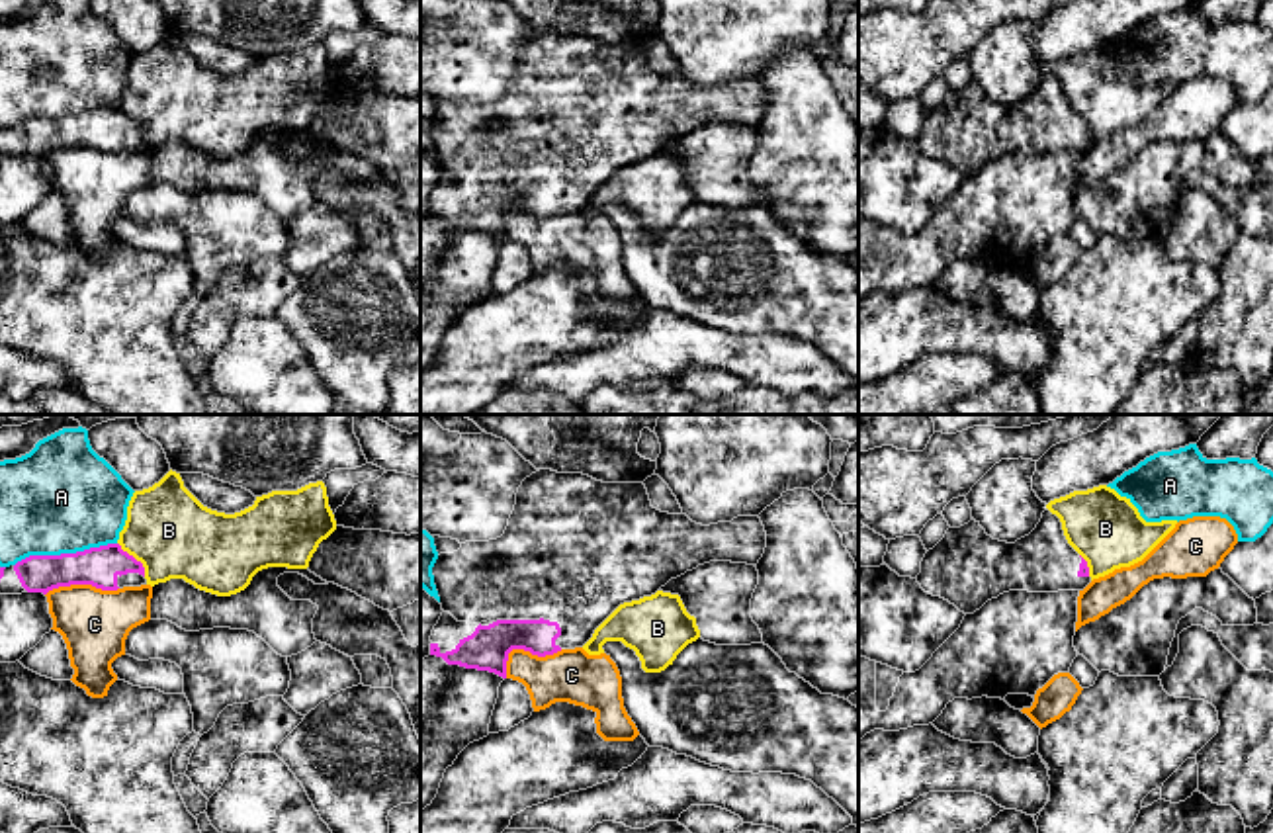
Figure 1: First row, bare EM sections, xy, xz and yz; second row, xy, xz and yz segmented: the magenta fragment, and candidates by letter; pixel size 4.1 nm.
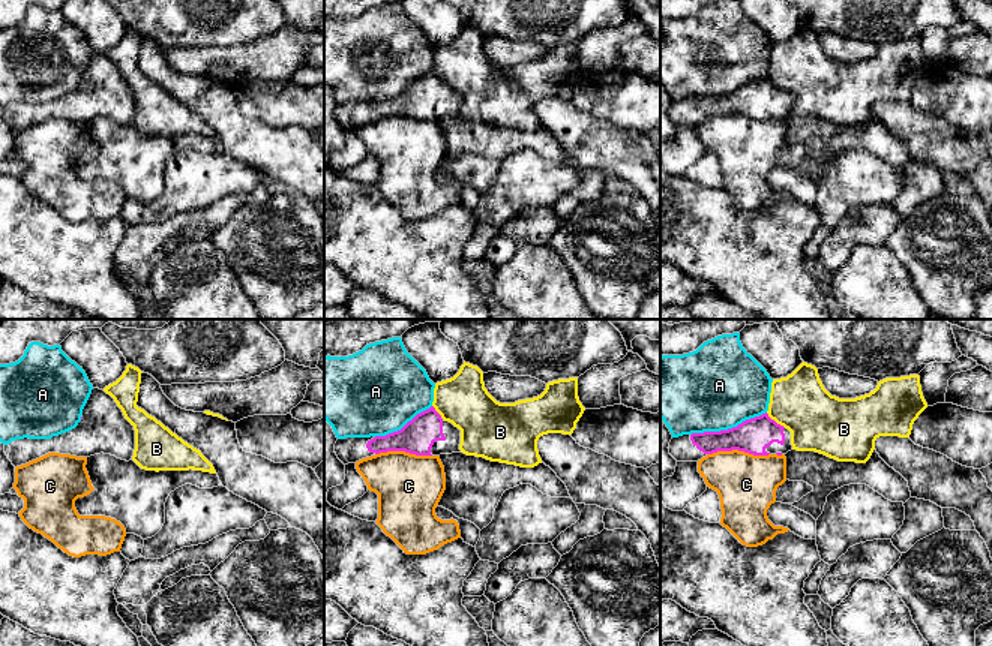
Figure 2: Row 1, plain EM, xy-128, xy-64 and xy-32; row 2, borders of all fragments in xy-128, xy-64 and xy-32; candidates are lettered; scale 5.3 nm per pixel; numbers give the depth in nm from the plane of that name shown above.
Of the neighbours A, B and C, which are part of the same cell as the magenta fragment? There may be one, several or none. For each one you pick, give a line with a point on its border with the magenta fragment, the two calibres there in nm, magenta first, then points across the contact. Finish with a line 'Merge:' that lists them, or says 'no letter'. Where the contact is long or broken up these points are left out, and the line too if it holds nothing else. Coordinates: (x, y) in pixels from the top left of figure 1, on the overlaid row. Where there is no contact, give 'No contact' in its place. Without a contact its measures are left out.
Merge: no letter

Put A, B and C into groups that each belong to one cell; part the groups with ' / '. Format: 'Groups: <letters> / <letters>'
Groups: A / B / C

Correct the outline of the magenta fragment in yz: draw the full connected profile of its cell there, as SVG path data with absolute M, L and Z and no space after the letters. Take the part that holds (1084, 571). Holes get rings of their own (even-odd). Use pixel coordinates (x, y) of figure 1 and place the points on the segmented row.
M1046 508L1036 528L1015 544L993 540L974 518L948 528L925 553L917 583L974 614L1009 591L1083 591L1091 577L1087 561L1068 544L1060 518Z

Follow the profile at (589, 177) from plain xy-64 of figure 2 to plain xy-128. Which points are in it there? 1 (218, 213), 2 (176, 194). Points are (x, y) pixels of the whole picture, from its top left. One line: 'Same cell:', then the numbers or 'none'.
Same cell: 1

